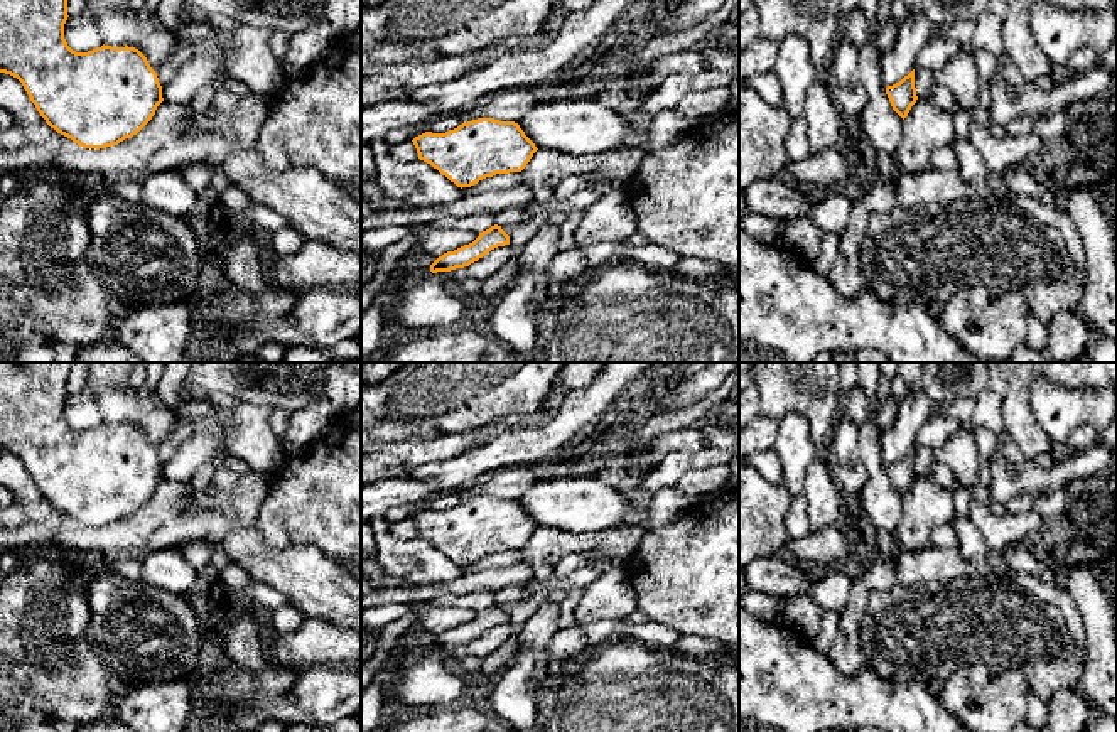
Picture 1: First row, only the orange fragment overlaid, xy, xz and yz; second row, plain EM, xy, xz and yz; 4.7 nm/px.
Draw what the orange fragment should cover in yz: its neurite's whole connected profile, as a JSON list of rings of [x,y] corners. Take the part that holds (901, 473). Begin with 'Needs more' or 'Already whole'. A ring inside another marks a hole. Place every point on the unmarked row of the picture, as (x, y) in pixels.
Already whole. [[[915,447],[904,454],[899,460],[888,464],[886,472],[891,479],[893,487],[904,498],[916,481],[916,466],[915,466]]]

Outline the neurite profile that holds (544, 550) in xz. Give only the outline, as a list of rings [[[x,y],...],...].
[[[538,526],[521,548],[521,562],[533,570],[537,579],[550,579],[557,563],[575,552],[599,550],[606,557],[628,562],[643,536],[645,531],[639,528],[570,535]]]

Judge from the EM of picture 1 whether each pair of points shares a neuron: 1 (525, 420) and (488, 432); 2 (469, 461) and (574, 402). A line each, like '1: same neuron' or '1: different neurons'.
1: same neuron
2: same neuron

